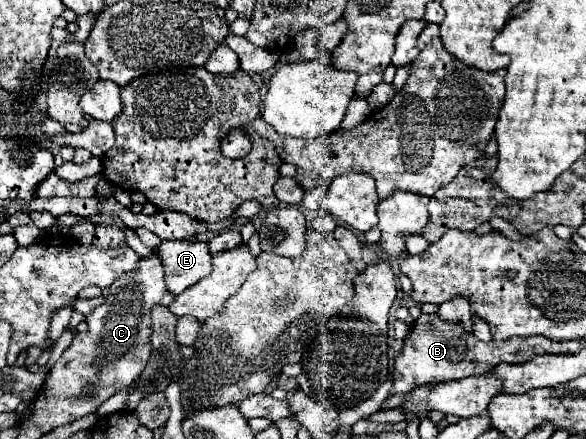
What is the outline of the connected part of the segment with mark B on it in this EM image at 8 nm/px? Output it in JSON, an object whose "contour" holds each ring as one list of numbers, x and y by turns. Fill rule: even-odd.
{"contour":[[422,314,414,326,410,336,404,340,400,354,394,360,394,384,390,388,392,394,406,394,412,388,426,384,426,382,448,382,460,380,466,376,480,376,486,374,500,362,526,362,530,356,538,354,566,353,566,341,552,342,544,336,528,336,528,338,514,338,504,342,480,342,472,332,466,332,462,324,450,324,440,320,438,314]]}

